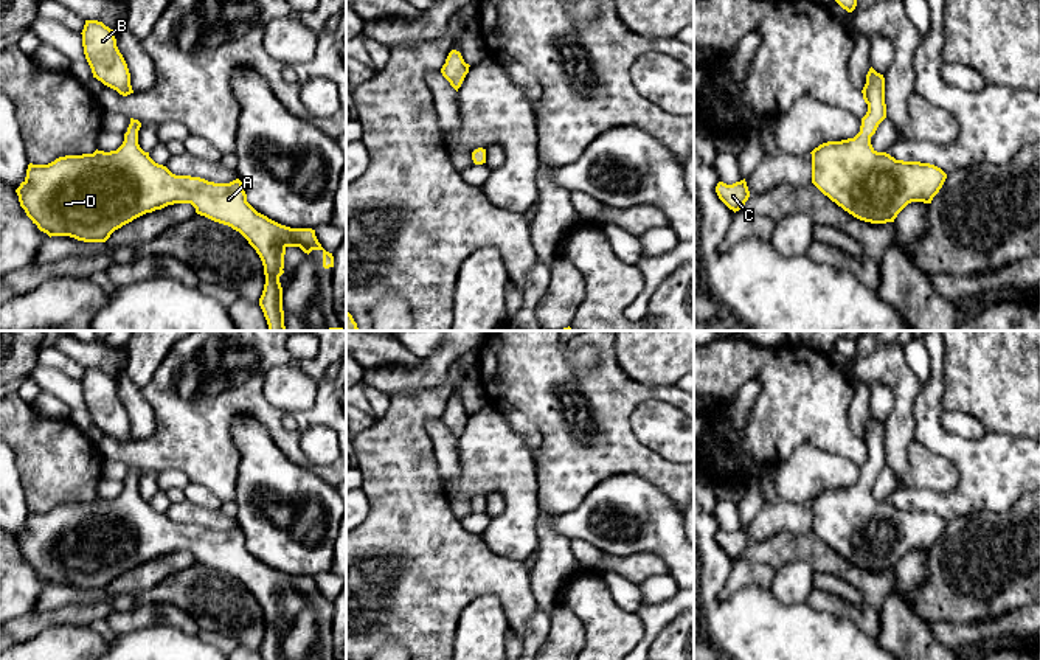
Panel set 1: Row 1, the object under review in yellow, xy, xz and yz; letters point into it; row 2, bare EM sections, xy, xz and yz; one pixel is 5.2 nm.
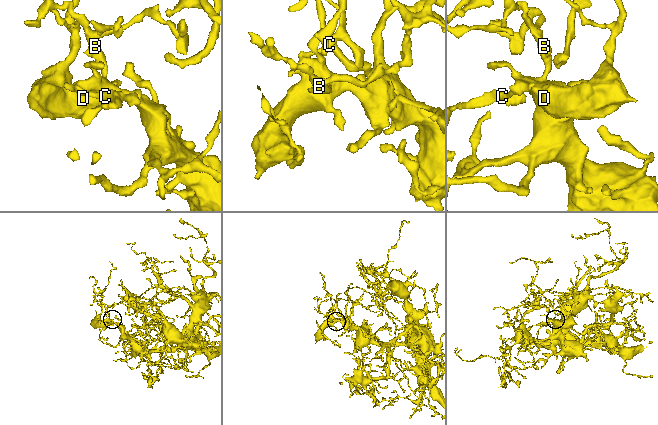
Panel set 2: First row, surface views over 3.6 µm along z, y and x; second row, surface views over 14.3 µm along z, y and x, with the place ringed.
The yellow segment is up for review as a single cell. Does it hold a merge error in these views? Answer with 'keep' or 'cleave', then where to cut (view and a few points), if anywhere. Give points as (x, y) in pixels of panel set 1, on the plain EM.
keep; no cut

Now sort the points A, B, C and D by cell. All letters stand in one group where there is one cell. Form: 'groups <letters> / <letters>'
groups A B C D

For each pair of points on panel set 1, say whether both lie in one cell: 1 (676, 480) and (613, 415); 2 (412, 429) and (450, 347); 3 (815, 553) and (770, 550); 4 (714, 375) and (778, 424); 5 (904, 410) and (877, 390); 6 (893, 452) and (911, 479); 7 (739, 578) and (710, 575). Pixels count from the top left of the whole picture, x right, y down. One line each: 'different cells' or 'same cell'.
1: same cell
2: different cells
3: same cell
4: same cell
5: different cells
6: different cells
7: different cells

